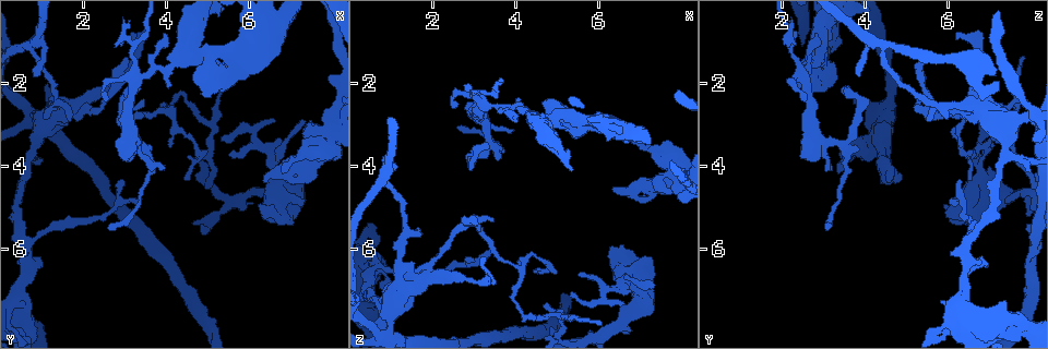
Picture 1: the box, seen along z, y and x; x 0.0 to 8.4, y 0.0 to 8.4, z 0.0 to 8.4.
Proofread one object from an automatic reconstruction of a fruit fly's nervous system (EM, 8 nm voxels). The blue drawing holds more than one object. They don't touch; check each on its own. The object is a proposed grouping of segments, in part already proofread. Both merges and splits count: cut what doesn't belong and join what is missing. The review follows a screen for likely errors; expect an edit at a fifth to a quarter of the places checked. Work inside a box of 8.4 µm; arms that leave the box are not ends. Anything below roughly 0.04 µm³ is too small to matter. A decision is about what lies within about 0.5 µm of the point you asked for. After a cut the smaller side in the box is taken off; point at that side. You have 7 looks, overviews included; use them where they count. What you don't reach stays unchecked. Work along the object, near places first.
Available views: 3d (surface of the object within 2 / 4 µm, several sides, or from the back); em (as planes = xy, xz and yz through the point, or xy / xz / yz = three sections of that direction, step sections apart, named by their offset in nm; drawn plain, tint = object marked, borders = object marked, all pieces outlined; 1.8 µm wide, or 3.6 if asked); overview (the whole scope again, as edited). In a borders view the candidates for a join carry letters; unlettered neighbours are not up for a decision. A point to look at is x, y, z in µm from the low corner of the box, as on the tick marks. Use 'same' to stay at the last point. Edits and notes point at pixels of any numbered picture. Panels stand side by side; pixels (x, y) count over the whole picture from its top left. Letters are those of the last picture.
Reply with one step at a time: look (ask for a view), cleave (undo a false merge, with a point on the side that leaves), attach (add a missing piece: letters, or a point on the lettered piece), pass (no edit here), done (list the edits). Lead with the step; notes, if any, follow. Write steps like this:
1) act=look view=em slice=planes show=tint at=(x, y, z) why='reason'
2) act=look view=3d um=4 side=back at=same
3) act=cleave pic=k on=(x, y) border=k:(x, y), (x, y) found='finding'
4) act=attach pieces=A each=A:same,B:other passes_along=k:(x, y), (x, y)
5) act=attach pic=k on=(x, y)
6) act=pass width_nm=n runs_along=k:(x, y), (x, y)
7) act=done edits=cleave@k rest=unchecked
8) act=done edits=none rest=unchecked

act=look view=3d um=2 at=(6.30, 4.45, 4.55) why='free end'

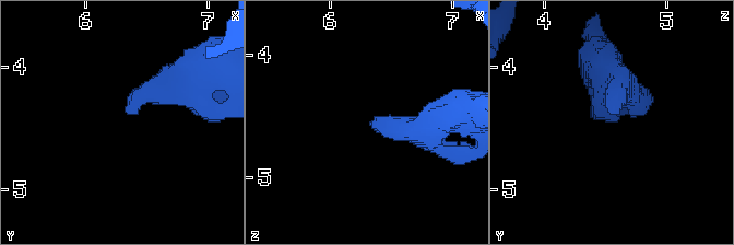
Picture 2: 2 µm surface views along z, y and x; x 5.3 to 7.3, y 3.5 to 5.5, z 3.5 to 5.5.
act=look view=em slice=planes show=borders at=(6.36, 4.38, 4.58)

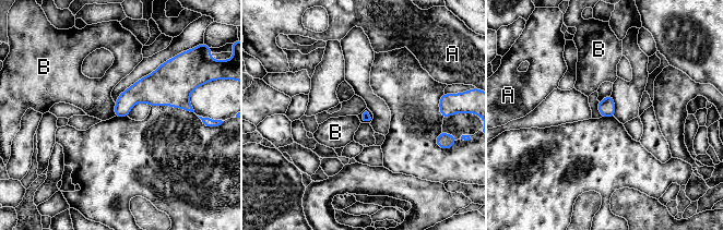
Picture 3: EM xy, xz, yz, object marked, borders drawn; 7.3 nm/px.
act=pass each=A:other,B:other border=3:(116, 103), (114, 116) found='no lettered piece goes on from it'

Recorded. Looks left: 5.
act=look view=em slice=xz step=16 show=tint at=(8.00, 3.40, 4.30) why='two arms in line, one across'

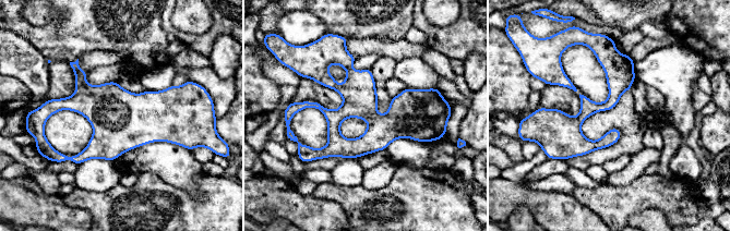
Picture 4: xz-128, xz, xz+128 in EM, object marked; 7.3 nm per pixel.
act=look view=em slice=xz step=16 show=borders at=same

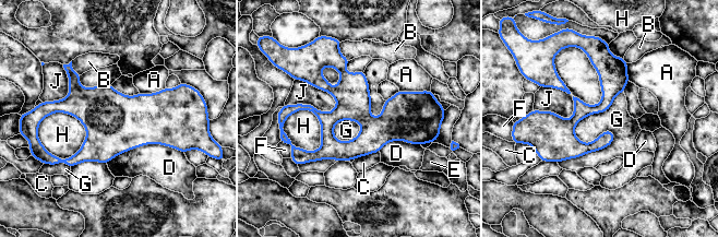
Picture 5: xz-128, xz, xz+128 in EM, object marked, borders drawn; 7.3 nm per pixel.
act=pass each=A:other,B:other,C:other,D:other,E:other,F:other,G:other,H:other,J:other found='one neuron here'

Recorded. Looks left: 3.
act=look view=3d um=4 at=(6.55, 3.95, 6.75) why='sudden change in width'

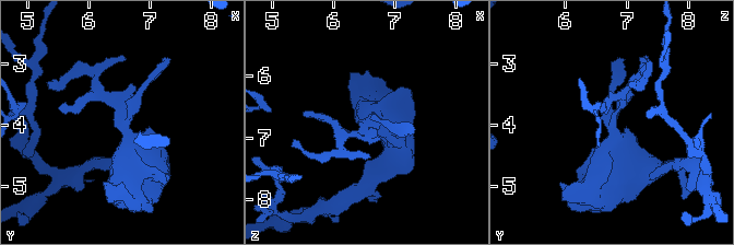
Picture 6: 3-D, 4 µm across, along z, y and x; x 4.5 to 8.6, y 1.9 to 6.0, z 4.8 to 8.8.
act=look view=em slice=yz step=8 show=tint at=(6.60, 3.95, 6.80)

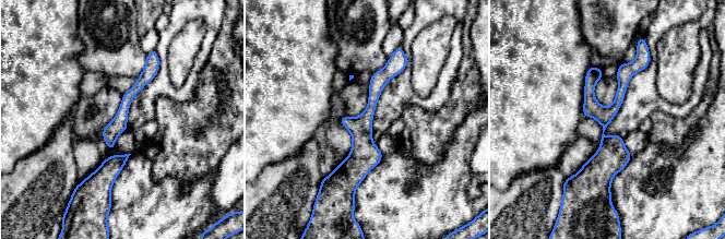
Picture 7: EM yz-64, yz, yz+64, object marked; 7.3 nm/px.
act=look view=em slice=planes show=borders at=same

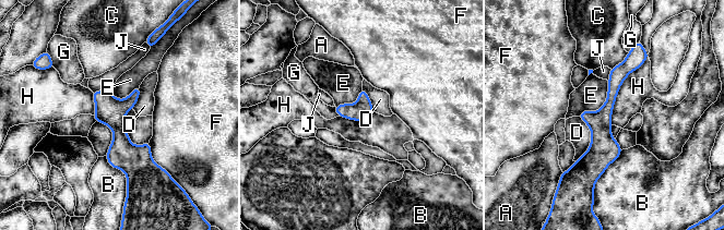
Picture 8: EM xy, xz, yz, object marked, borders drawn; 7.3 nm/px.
act=pass each=A:other,B:other,C:other,D:other,E:other,F:other,G:other,H:other,J:other runs_along=8:(631, 56), (601, 119), (590, 179) found='continuous, no second neuron'

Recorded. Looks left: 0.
act=done edits=none rest=unchecked

